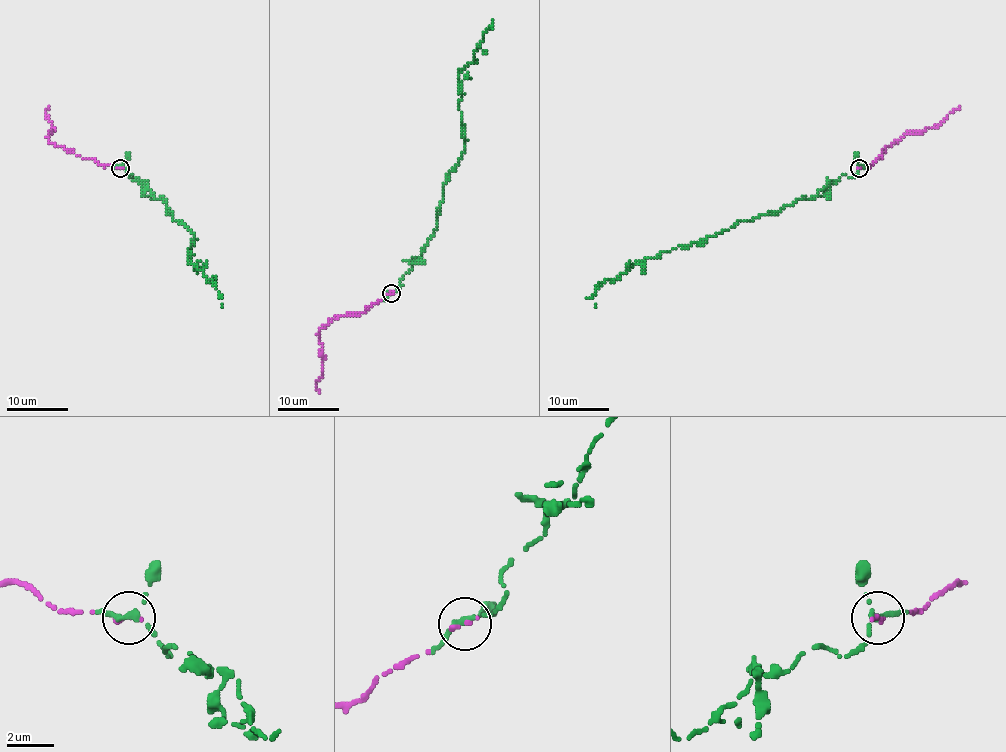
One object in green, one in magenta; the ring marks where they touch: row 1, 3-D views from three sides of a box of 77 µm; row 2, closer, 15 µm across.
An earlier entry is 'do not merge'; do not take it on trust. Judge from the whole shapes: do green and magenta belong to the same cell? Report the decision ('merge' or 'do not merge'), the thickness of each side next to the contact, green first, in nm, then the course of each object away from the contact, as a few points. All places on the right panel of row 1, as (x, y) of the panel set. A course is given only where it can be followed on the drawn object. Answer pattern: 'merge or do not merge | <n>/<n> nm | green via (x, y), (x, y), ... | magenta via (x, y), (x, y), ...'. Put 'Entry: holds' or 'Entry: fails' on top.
Entry: fails
merge | 240/220 nm | green via (860, 167), (810, 200), (641, 260), (602, 281), (594, 305) | magenta via (860, 167), (881, 159), (883, 149), (905, 133), (922, 133), (937, 127), (959, 107)

